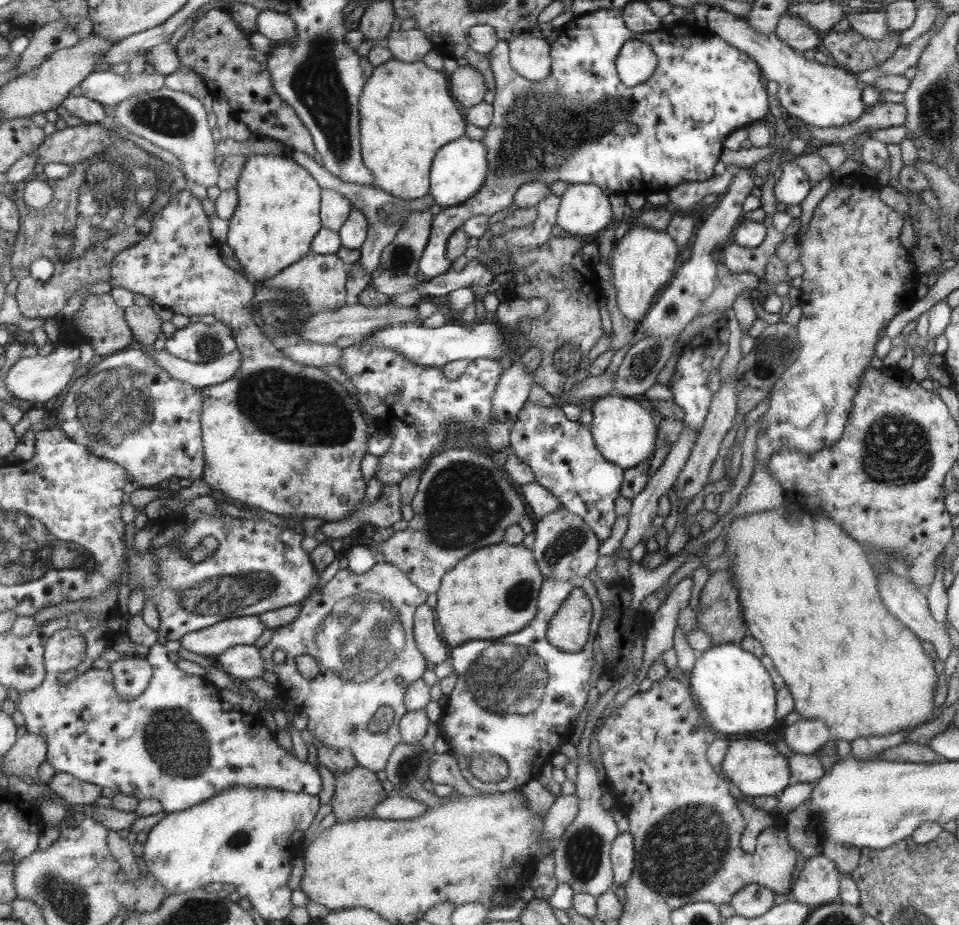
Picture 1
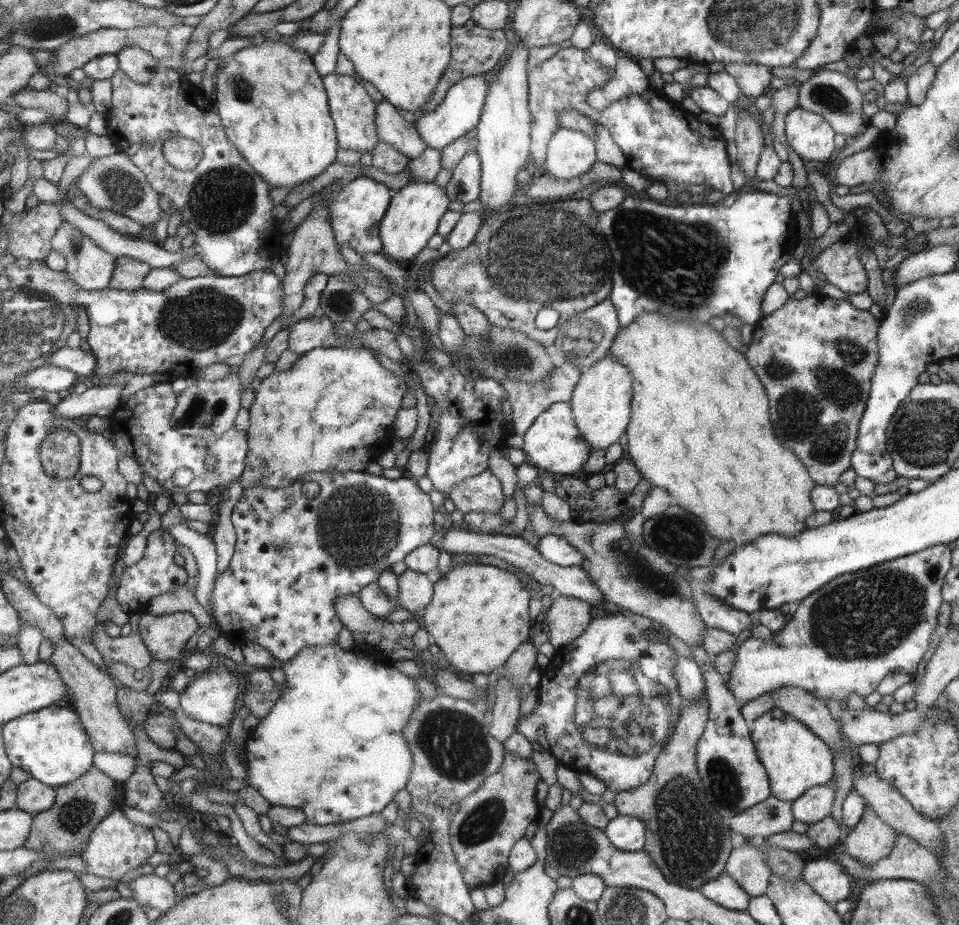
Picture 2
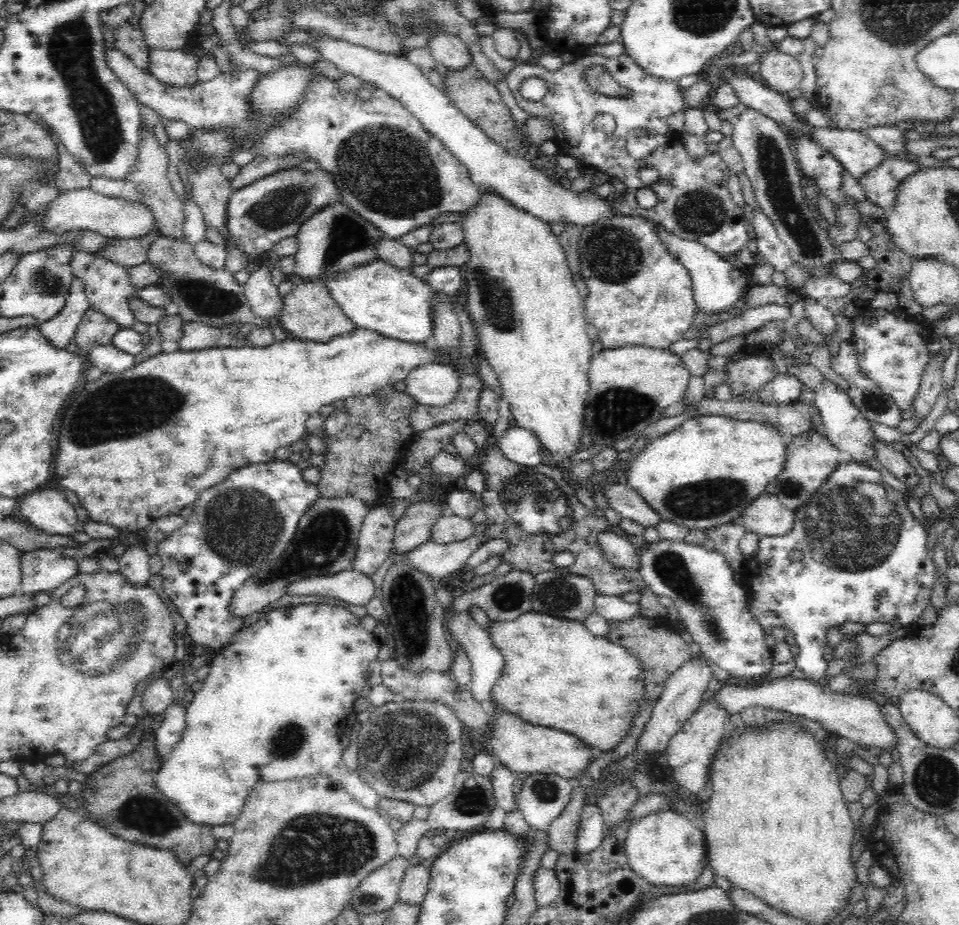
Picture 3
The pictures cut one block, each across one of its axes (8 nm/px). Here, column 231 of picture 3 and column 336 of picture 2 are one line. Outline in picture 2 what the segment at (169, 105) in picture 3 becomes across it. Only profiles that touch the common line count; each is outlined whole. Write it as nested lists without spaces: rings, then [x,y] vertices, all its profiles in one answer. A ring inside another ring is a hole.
[[[334,72],[323,76],[322,80],[328,92],[329,107],[336,123],[338,141],[341,142],[342,150],[372,152],[378,144],[376,104],[372,102],[372,98],[366,94],[362,84],[356,82],[352,76],[340,76],[339,73]]]

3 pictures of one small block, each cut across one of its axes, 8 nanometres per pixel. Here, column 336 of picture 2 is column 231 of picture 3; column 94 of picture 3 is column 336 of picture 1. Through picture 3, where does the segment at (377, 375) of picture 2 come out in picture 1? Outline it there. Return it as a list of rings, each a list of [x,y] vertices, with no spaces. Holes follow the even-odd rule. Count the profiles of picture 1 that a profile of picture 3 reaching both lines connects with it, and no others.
[[[188,189],[179,192],[170,202],[169,205],[156,217],[153,218],[153,226],[150,229],[149,236],[144,241],[137,242],[136,245],[130,245],[128,249],[121,252],[113,262],[113,277],[110,282],[113,287],[125,286],[128,290],[134,292],[139,300],[149,304],[158,304],[162,307],[174,311],[174,314],[182,314],[186,317],[212,315],[216,317],[216,321],[224,323],[233,333],[233,339],[236,343],[237,350],[242,354],[242,363],[240,369],[228,381],[214,386],[206,386],[204,388],[204,412],[201,414],[202,434],[204,435],[205,450],[205,472],[202,480],[212,490],[222,490],[228,498],[234,498],[248,506],[265,510],[266,512],[274,512],[280,516],[287,514],[302,514],[308,518],[320,518],[324,522],[344,521],[351,514],[351,510],[360,506],[366,494],[366,482],[362,478],[360,472],[360,462],[366,456],[368,450],[368,434],[366,434],[366,422],[362,418],[362,410],[358,406],[358,402],[350,396],[351,392],[346,392],[344,386],[340,382],[336,382],[334,378],[330,378],[324,369],[314,368],[312,366],[312,374],[309,367],[305,367],[300,363],[294,363],[294,360],[286,358],[282,350],[274,345],[270,338],[266,338],[266,334],[262,334],[261,328],[257,326],[252,318],[252,299],[254,299],[254,286],[238,272],[230,270],[222,260],[221,254],[218,252],[216,242],[210,236],[210,228],[208,228],[208,218],[204,208],[200,206],[200,200],[194,198]],[[290,496],[298,496],[300,505],[297,509],[293,509],[288,503]]]

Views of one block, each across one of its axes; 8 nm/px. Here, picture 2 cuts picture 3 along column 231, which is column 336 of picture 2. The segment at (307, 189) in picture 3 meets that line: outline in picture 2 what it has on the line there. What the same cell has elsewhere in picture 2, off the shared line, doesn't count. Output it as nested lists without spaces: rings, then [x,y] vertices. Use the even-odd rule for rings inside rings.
[[[362,176],[346,182],[344,188],[324,206],[334,228],[334,238],[337,239],[338,246],[350,245],[360,256],[367,252],[382,254],[380,226],[392,200],[390,188],[373,178]]]

